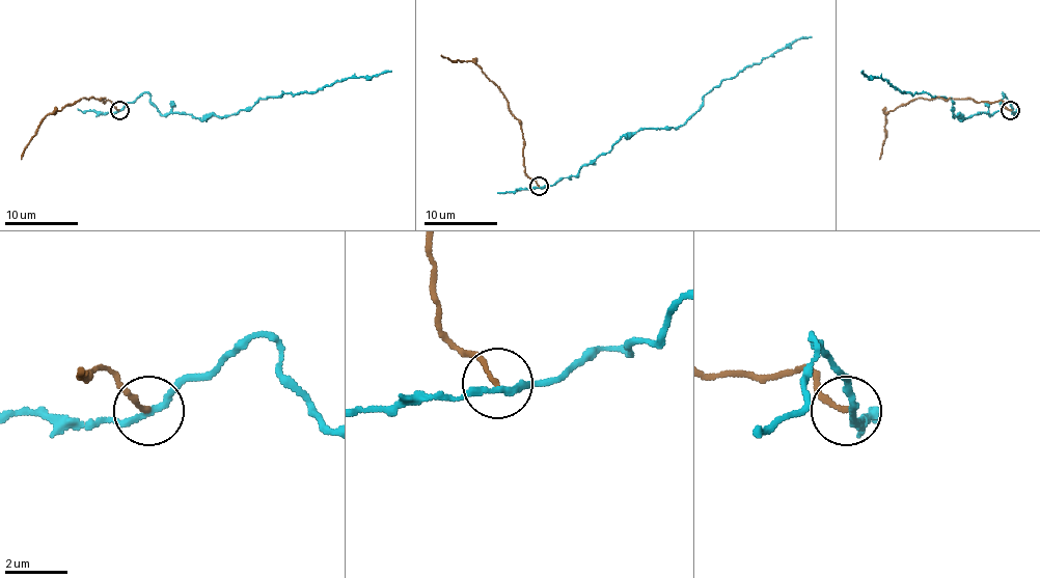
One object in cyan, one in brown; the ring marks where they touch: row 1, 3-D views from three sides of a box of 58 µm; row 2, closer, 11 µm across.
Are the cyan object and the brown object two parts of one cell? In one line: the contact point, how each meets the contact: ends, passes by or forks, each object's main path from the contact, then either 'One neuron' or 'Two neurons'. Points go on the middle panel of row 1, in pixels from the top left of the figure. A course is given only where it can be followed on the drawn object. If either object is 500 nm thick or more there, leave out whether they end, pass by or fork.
Place: (539, 186). At the ring cyan passes by. At the ring brown ends. Course of cyan: (539, 187), (577, 176), (582, 167), (606, 154), (622, 136), (646, 128), (680, 127), (722, 80), (812, 36). Course of brown: (539, 186), (523, 165), (522, 122), (509, 108), (501, 91), (477, 65), (449, 60), (440, 54). Two neurons

